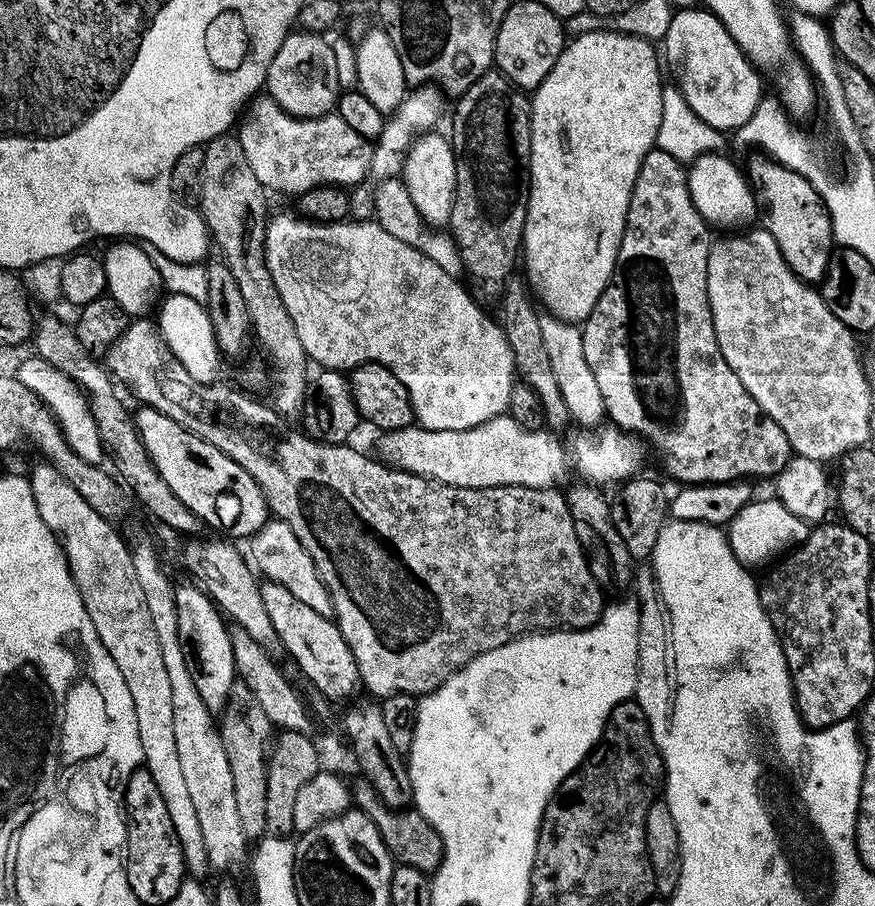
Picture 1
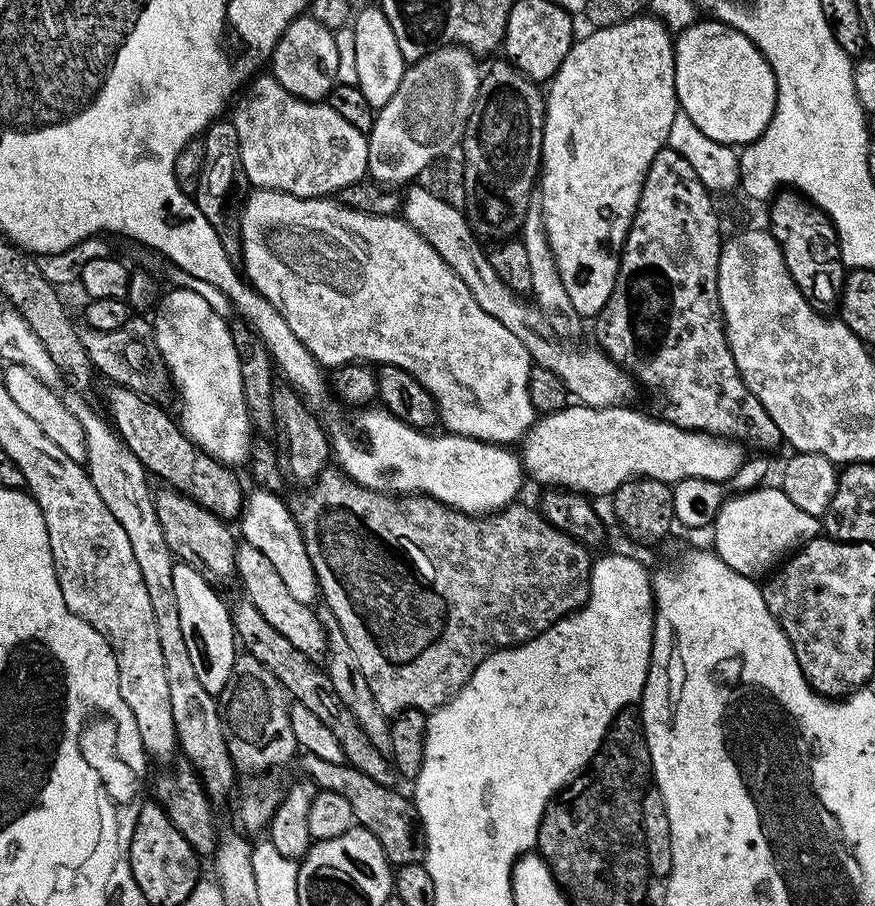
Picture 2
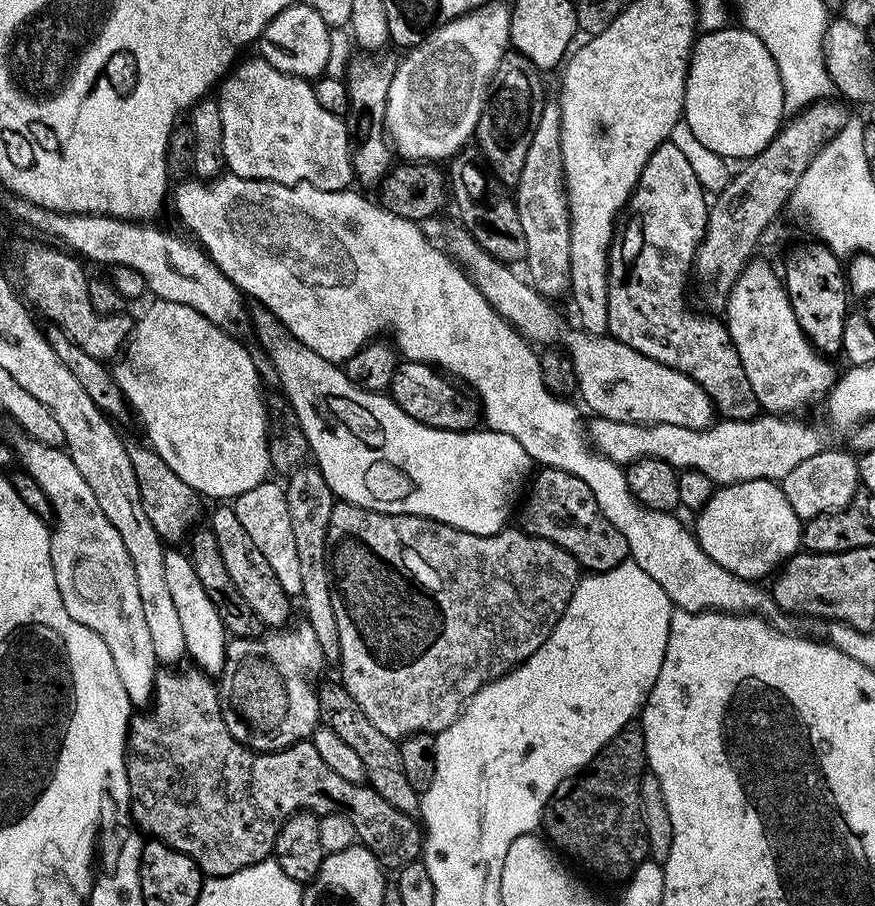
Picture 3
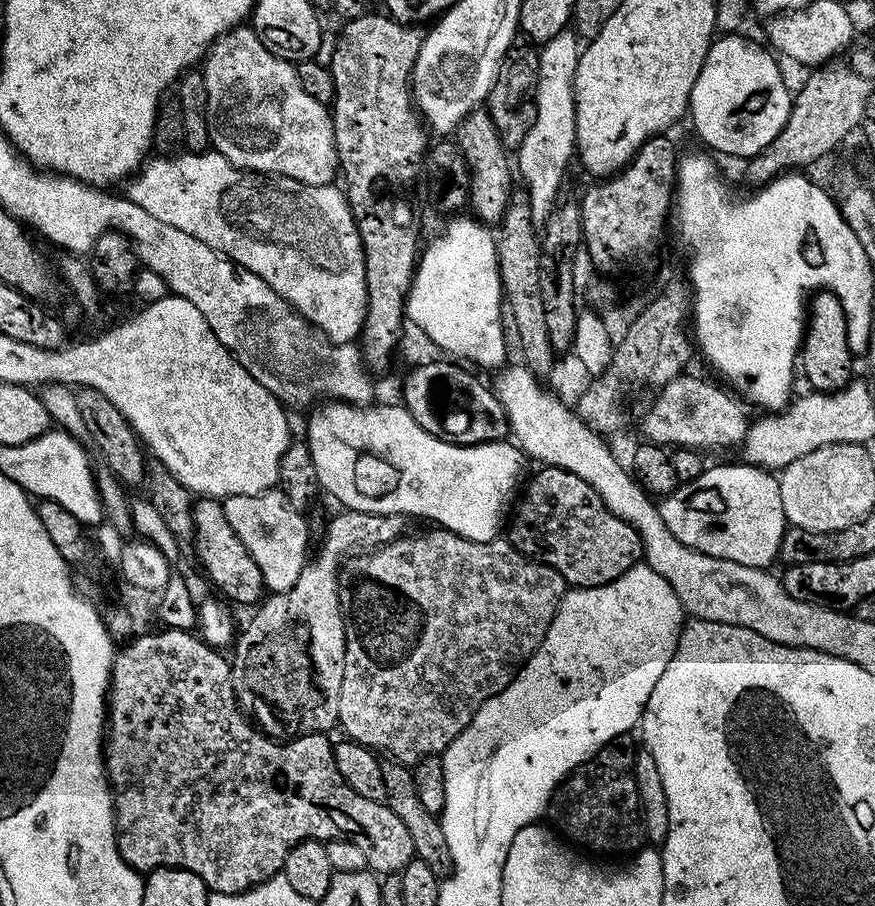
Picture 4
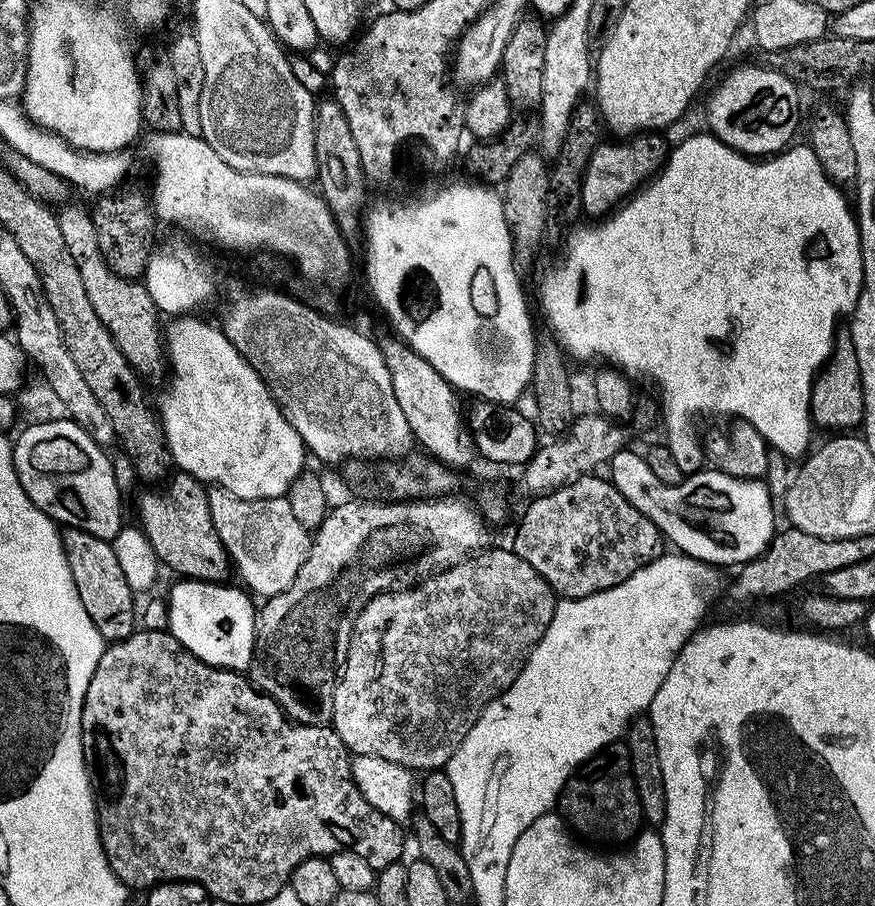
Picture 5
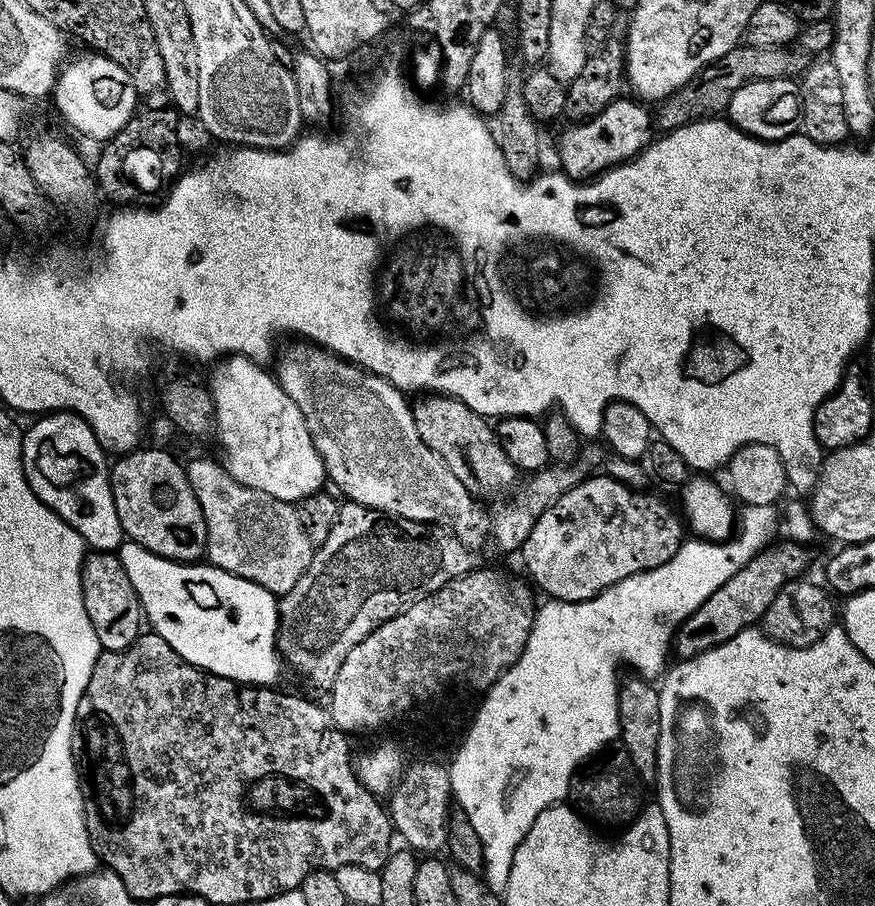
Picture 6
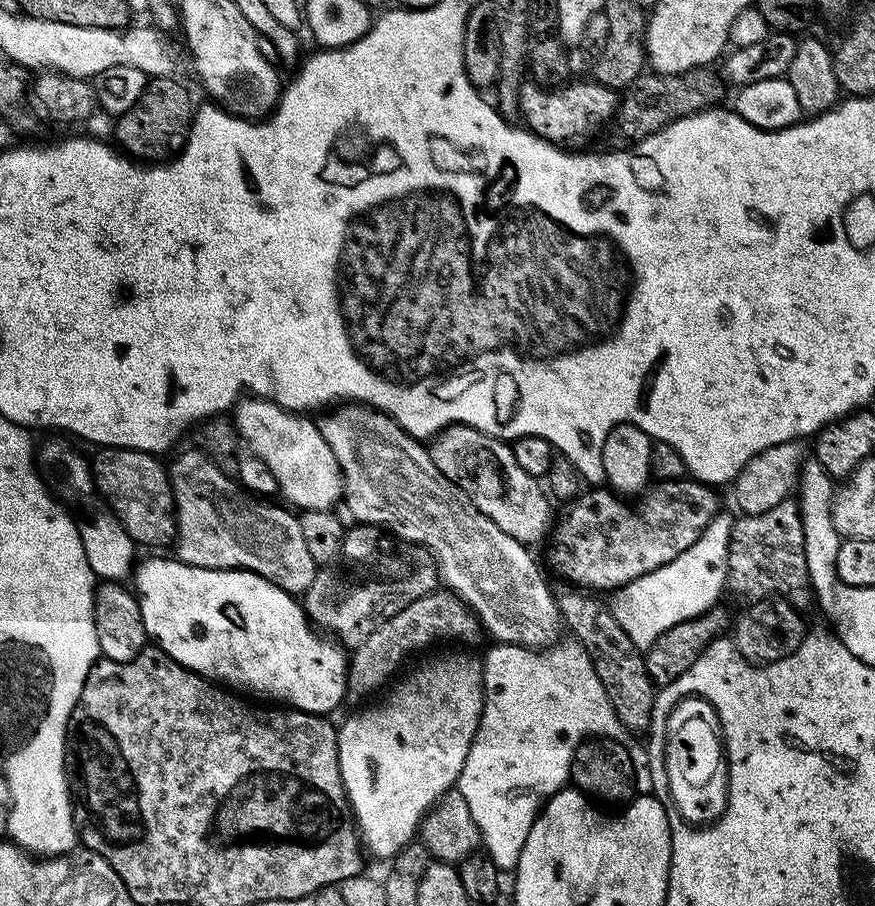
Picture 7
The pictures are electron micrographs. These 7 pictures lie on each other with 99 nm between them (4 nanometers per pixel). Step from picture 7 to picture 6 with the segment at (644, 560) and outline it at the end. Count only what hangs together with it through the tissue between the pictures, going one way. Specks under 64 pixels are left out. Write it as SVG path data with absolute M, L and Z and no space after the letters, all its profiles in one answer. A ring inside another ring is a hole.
M592 474L587 479L576 484L572 489L566 490L543 514L534 522L533 529L530 530L529 537L518 551L518 556L524 559L524 568L528 571L528 576L541 588L545 593L545 597L553 600L565 600L566 602L582 602L594 598L598 594L605 592L610 586L614 586L618 582L622 582L626 578L630 578L639 572L649 572L658 566L662 566L666 562L670 562L670 558L674 558L674 554L678 554L680 545L686 539L686 524L682 519L681 513L675 508L672 509L666 501L660 496L651 496L647 490L637 490L635 487L629 487L622 481L616 481L615 478L607 474Z

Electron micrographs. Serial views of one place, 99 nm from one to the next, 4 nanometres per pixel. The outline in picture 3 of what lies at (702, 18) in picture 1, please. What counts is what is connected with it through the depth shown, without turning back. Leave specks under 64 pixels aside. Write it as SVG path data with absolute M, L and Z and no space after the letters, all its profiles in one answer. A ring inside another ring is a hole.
M721 26L716 32L695 37L682 119L706 149L729 161L744 162L756 156L780 131L786 109L784 87L770 50L743 26L735 27Z

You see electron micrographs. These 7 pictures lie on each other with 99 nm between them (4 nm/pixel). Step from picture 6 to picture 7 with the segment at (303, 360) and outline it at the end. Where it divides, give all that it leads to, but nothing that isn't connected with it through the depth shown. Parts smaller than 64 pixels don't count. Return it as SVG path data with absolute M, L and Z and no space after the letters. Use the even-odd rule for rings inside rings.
M355 402L337 408L340 408L337 412L329 411L324 414L329 416L319 417L318 427L330 450L334 450L334 458L338 458L338 466L344 475L344 496L353 521L374 524L427 550L436 562L439 583L472 609L479 627L483 631L485 628L493 641L521 644L523 648L537 650L557 643L560 630L562 632L560 612L556 608L553 589L548 589L535 558L528 553L531 551L482 514L462 489L434 466L428 448L399 428L385 412Z

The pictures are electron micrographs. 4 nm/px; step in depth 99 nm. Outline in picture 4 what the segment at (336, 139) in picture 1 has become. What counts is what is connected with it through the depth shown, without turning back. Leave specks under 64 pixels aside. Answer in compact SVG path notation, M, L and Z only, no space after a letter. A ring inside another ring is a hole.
M251 27L233 28L219 36L202 61L202 71L206 82L204 113L208 119L209 141L213 149L223 154L235 168L261 175L285 176L310 186L332 184L337 179L338 161L331 111L314 102L314 98L302 90L296 64L270 54Z

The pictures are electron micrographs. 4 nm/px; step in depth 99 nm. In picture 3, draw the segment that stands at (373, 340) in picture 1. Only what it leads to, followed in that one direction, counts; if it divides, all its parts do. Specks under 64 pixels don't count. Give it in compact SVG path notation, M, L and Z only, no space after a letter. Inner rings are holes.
M221 174L207 182L199 178L188 178L177 184L180 185L177 188L175 185L174 188L176 212L180 215L181 222L193 232L191 235L198 241L199 247L207 252L208 257L218 266L218 270L222 270L222 274L226 274L226 278L230 278L230 282L240 289L245 297L252 299L253 296L256 299L255 303L259 307L269 308L280 320L280 323L284 325L284 330L289 332L294 338L298 338L298 342L310 346L310 350L314 350L314 354L318 354L322 358L333 362L343 362L349 360L355 352L359 352L365 344L377 339L381 334L387 334L390 337L391 343L395 345L399 355L404 360L417 360L423 364L430 364L433 368L447 374L449 377L455 378L457 381L465 380L465 382L460 382L467 385L478 397L478 408L482 413L483 423L485 420L488 423L485 425L491 431L510 434L510 438L514 438L518 442L518 446L522 446L522 450L526 450L526 454L537 465L545 468L566 470L570 474L574 474L574 478L582 478L582 482L586 482L586 486L590 486L590 490L594 494L602 514L606 514L606 518L610 518L610 522L614 522L614 526L618 526L618 530L622 533L622 538L626 538L626 546L628 547L630 559L638 566L642 566L642 570L646 570L646 574L650 574L650 578L654 578L654 582L658 582L658 586L662 586L662 590L666 590L666 594L672 599L673 605L679 611L755 614L761 618L772 618L772 615L777 615L778 609L775 600L772 599L771 591L767 587L759 588L762 587L759 583L743 580L742 577L736 577L730 570L723 569L718 562L708 557L696 539L693 529L689 525L687 528L679 520L679 515L671 512L650 510L632 497L630 486L626 486L624 468L621 465L615 464L613 460L605 458L601 452L596 451L595 447L586 439L586 432L582 424L580 428L580 416L576 413L575 406L568 404L572 402L555 396L542 382L542 370L540 369L540 358L537 349L529 341L525 340L507 320L501 318L493 310L490 302L486 302L486 298L482 298L482 294L476 289L476 284L468 277L468 273L453 261L451 255L443 247L440 247L441 249L435 248L428 241L427 234L420 229L423 227L417 221L396 217L394 213L390 213L387 209L381 207L375 199L367 200L366 197L352 192L353 190L331 192L330 190L318 190L309 184L279 184L274 181L247 180L233 174Z

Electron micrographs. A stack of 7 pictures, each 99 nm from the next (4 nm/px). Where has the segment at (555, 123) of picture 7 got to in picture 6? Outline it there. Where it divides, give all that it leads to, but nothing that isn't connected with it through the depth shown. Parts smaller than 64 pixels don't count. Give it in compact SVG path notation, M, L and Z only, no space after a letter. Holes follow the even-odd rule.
M621 98L610 102L594 118L569 123L560 136L560 164L564 175L577 182L595 180L609 168L634 160L654 139L654 116L639 99Z

